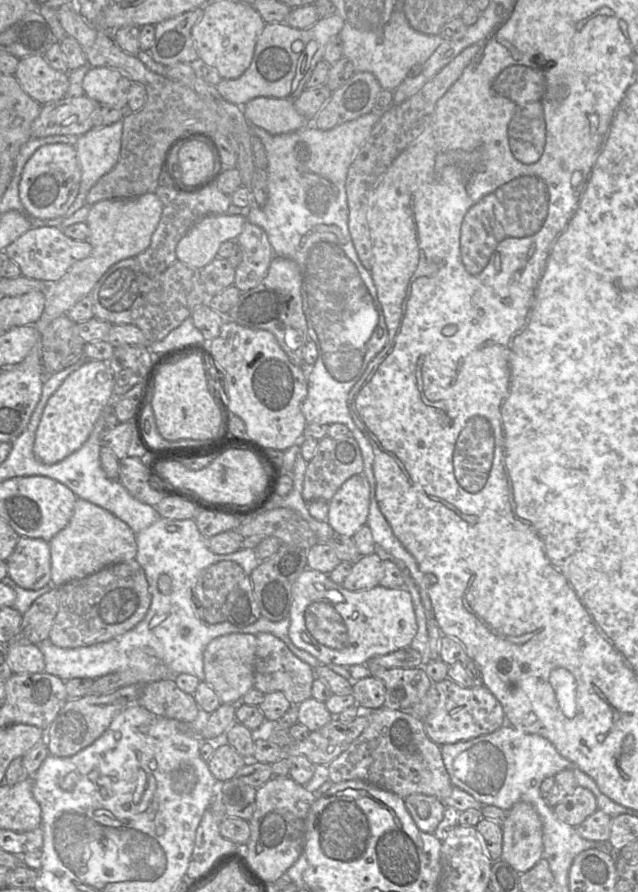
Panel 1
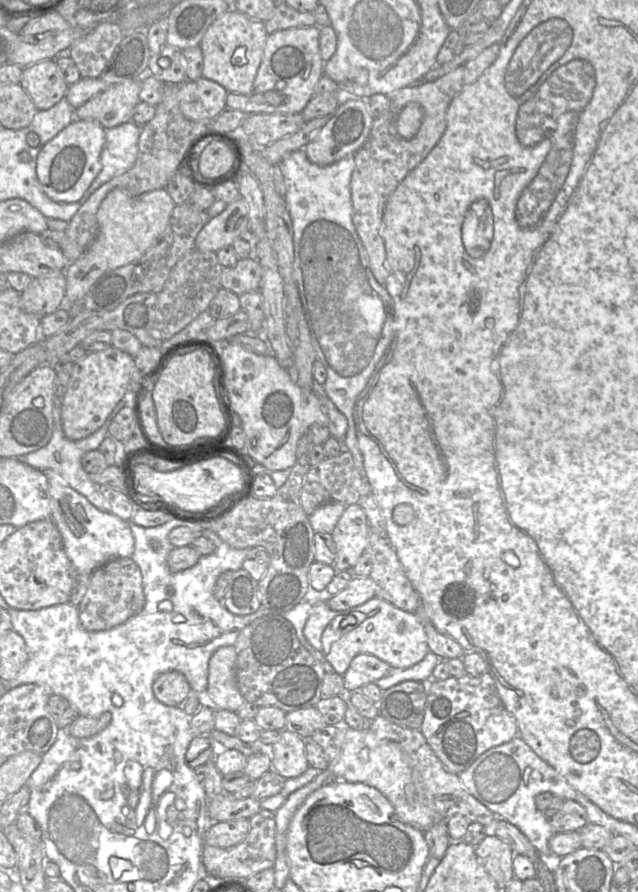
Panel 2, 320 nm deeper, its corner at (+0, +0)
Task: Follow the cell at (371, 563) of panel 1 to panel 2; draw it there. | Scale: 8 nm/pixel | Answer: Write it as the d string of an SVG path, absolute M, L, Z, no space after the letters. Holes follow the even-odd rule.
M353 577L347 586L332 597L327 597L328 606L335 611L348 610L362 605L375 596L375 584L368 577Z

